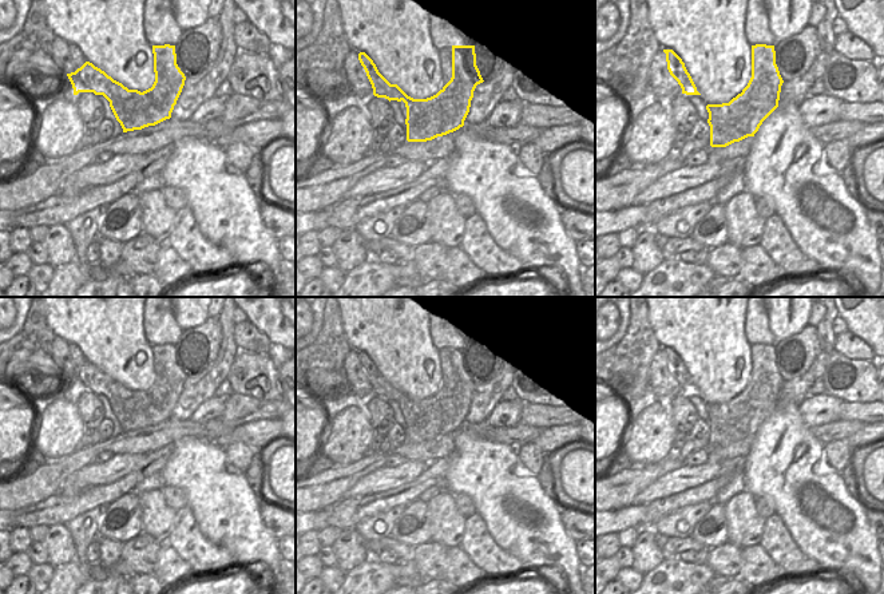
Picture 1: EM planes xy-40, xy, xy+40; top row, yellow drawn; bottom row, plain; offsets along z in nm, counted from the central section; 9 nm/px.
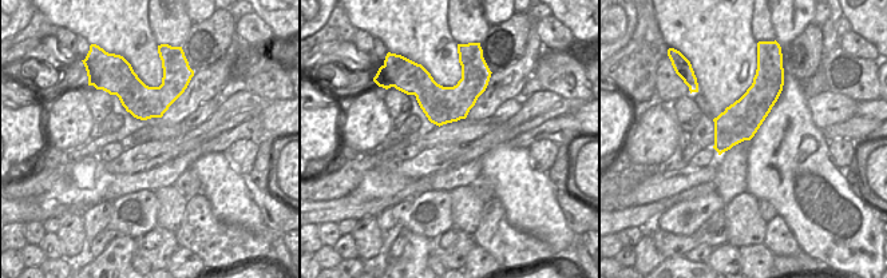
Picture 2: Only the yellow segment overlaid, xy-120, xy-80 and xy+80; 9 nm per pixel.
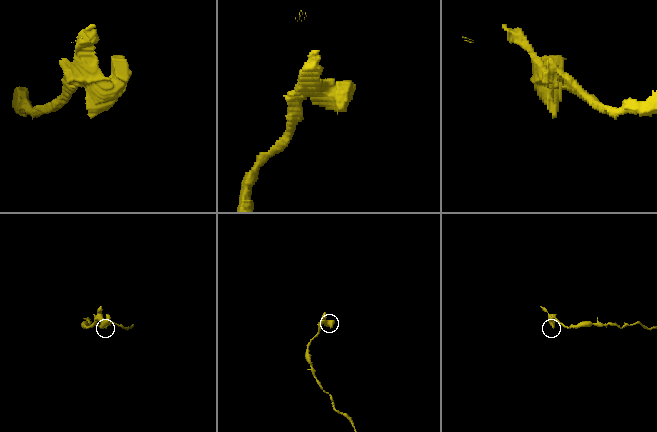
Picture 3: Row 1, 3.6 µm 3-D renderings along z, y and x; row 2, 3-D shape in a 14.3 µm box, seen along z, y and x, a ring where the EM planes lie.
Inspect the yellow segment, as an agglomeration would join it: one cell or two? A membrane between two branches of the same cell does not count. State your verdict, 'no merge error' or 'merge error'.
merge error

